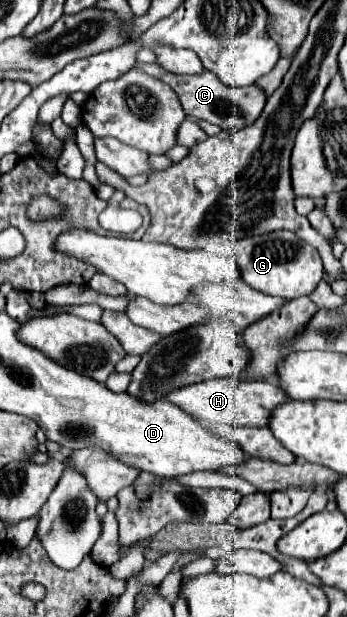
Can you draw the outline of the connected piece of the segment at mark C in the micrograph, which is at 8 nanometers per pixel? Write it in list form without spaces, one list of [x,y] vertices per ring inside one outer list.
[[[138,65],[138,67],[146,69],[146,73],[150,73],[152,77],[158,77],[160,81],[172,85],[172,89],[180,97],[180,103],[182,103],[186,115],[206,119],[214,125],[220,125],[222,129],[228,129],[228,131],[238,131],[246,125],[252,125],[260,117],[260,113],[266,105],[266,93],[258,85],[246,85],[246,87],[236,89],[236,87],[224,85],[210,71],[204,71],[200,75],[174,75],[174,73],[164,71],[160,65]]]

